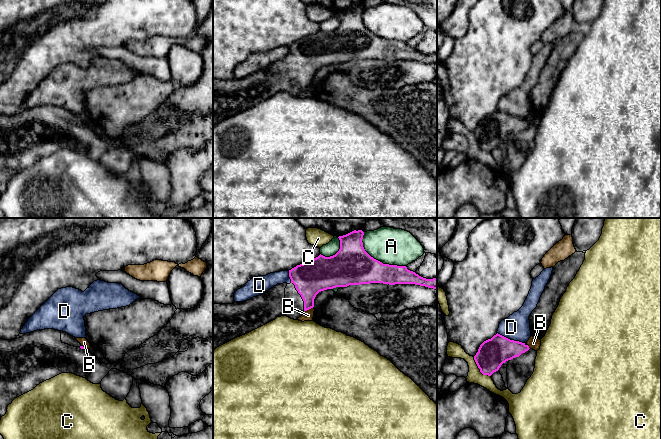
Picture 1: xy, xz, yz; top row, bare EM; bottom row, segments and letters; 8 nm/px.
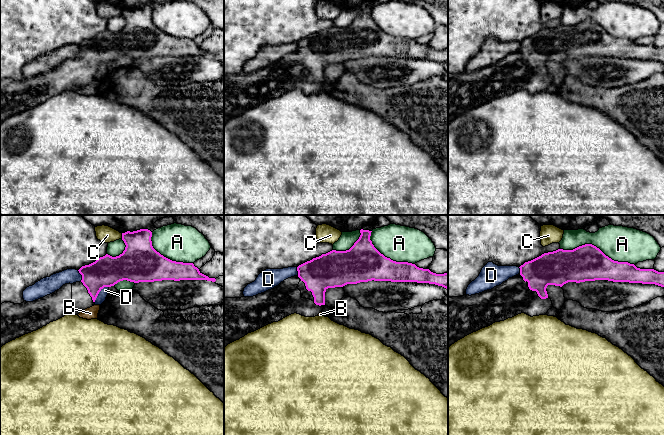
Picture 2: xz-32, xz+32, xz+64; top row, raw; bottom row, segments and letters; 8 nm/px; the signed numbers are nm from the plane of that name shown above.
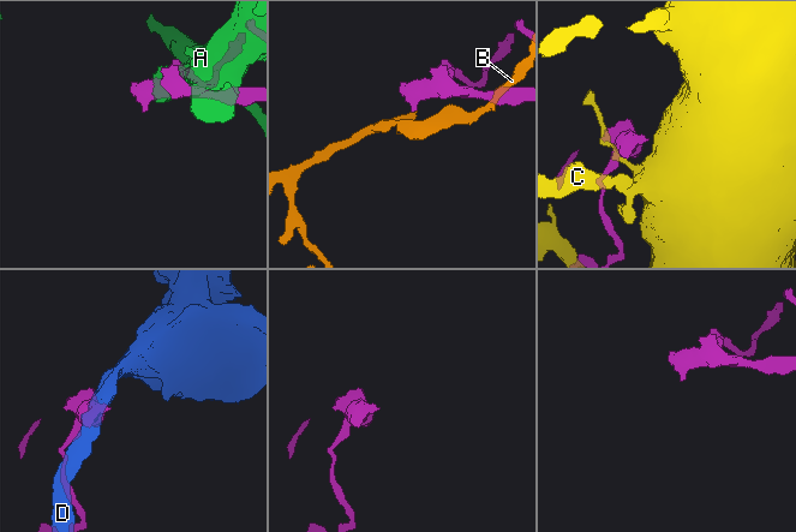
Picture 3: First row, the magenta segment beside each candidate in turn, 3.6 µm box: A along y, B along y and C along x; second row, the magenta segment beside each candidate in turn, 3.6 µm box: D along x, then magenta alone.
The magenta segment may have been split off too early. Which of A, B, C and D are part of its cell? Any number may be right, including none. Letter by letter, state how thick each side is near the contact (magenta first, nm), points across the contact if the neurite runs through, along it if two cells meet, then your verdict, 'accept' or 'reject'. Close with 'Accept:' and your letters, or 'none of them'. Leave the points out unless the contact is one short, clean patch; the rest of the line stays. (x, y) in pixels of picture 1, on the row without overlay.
A: 320/300 nm | reject
B: 260/90 nm | along xz (312, 83), (304, 87) | reject
C: 240/120 nm | reject
D: 240/220 nm | along yz (497, 108), (510, 115), (524, 119) | reject
Accept: none of them

